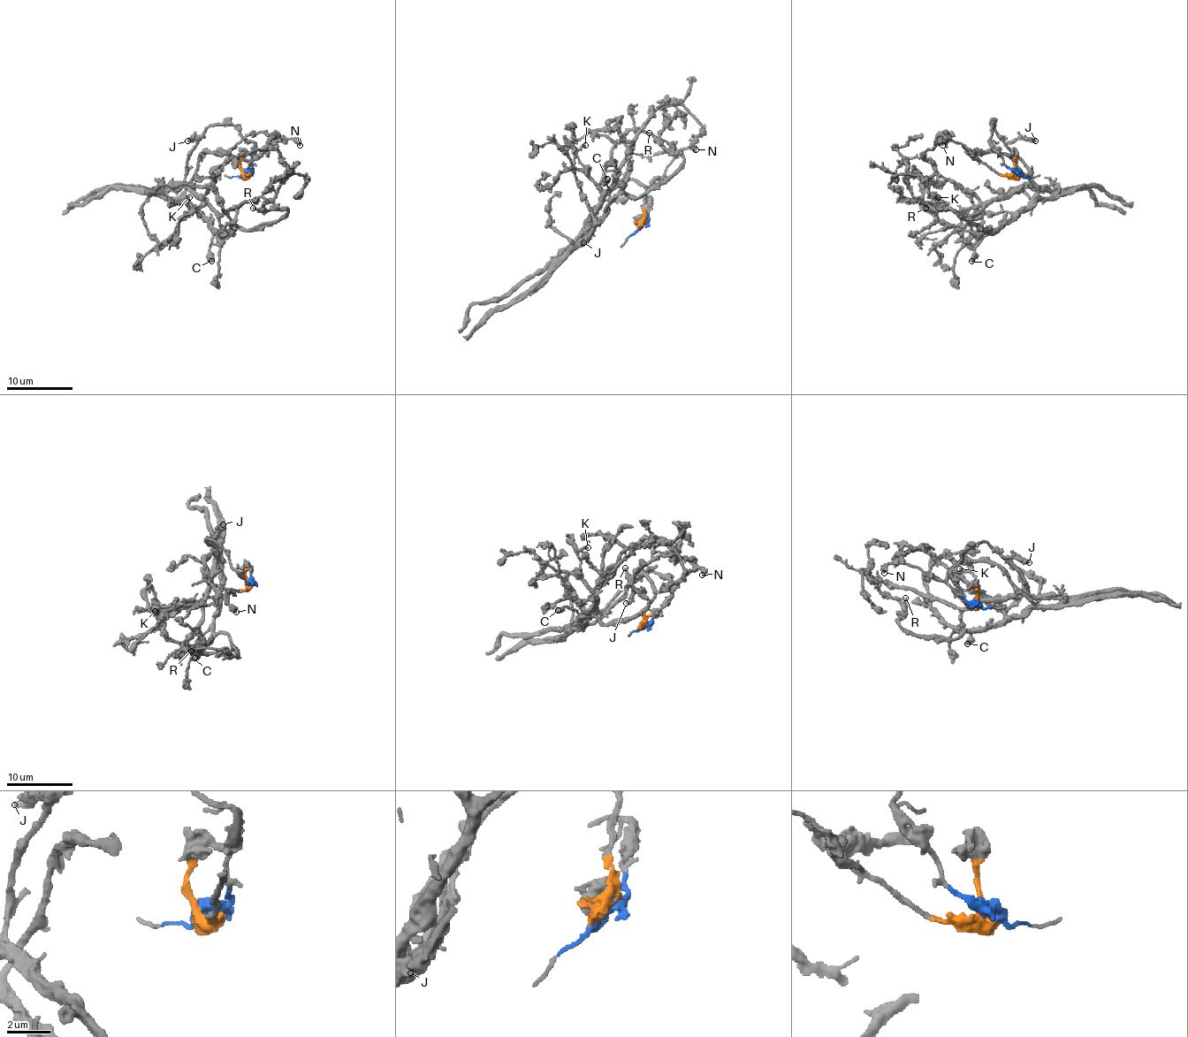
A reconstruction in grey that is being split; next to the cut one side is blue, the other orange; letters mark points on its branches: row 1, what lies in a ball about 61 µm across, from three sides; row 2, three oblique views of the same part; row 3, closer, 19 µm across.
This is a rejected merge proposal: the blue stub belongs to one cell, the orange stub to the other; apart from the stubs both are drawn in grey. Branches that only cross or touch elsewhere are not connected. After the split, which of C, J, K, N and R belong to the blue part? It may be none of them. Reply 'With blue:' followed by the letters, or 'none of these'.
With blue: J, K

